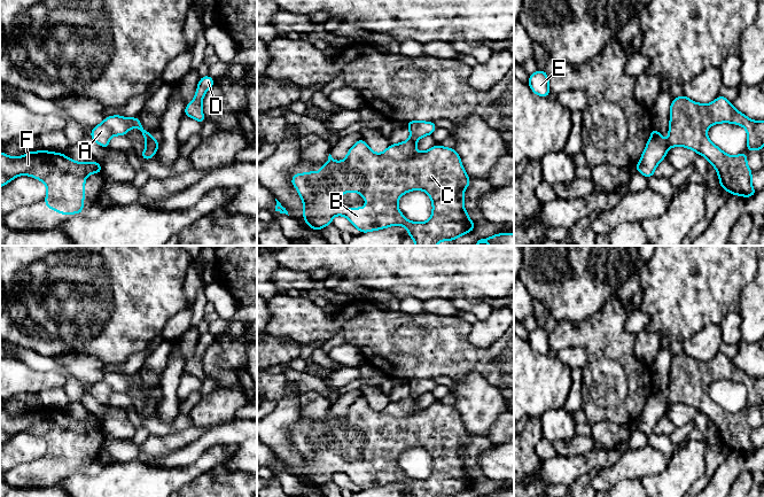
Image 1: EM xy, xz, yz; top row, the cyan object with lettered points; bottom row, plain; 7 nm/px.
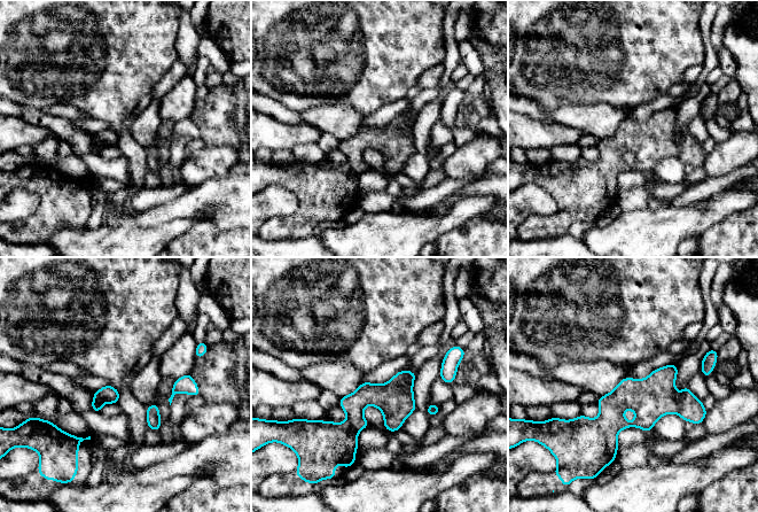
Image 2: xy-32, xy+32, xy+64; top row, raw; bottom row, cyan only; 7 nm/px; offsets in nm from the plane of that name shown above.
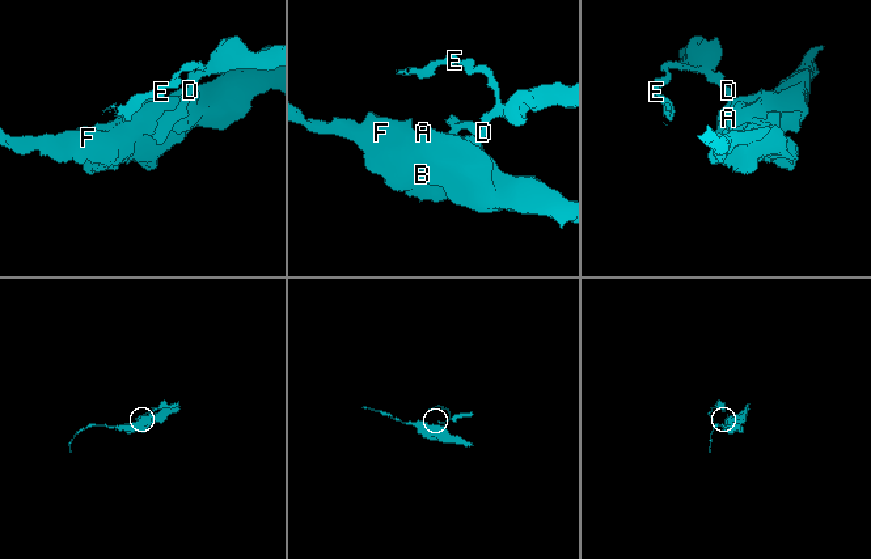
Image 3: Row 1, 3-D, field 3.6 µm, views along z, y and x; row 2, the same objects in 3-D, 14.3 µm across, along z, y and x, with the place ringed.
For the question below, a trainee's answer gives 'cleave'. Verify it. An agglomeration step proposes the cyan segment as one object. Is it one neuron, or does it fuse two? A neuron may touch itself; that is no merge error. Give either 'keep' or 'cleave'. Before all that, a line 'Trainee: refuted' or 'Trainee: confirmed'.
Trainee: confirmed
cleave

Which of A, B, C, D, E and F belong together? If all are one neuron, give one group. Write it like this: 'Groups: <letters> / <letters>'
Groups: A B C F / D E

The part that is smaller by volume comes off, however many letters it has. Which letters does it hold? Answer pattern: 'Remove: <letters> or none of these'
Remove: D, E

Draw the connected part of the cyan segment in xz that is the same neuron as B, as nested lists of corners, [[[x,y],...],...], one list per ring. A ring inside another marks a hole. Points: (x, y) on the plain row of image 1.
[[[360,396],[342,419],[336,419],[329,411],[328,420],[320,424],[319,430],[309,428],[291,434],[291,442],[297,445],[304,461],[303,475],[312,487],[320,488],[332,481],[334,473],[341,472],[360,490],[402,482],[414,497],[454,497],[476,484],[463,465],[463,448],[470,438],[453,405],[436,402],[427,409],[418,410],[412,397],[390,402],[383,410],[376,411]],[[414,446],[424,448],[432,458],[432,472],[424,480],[408,479],[398,466],[399,455]],[[348,449],[358,449],[367,463],[342,465],[341,452]]]

